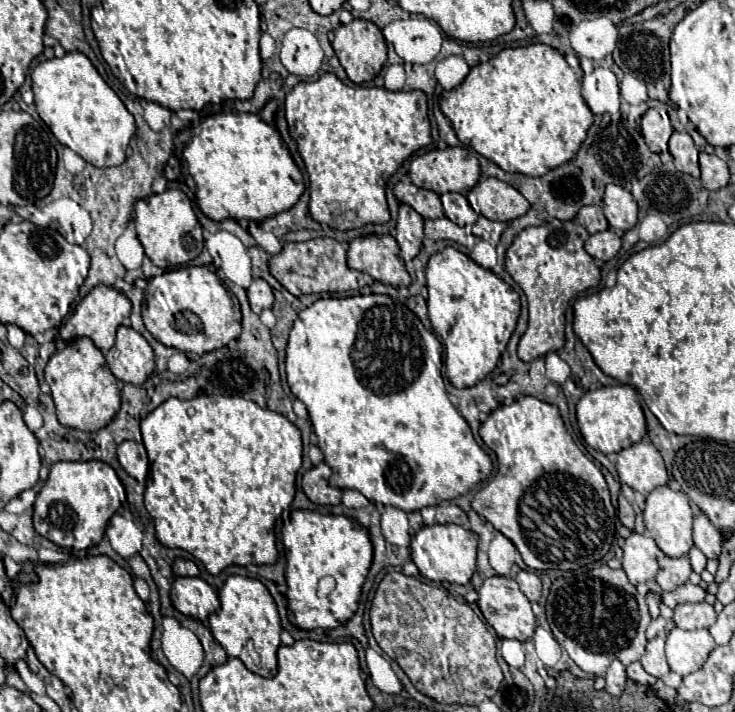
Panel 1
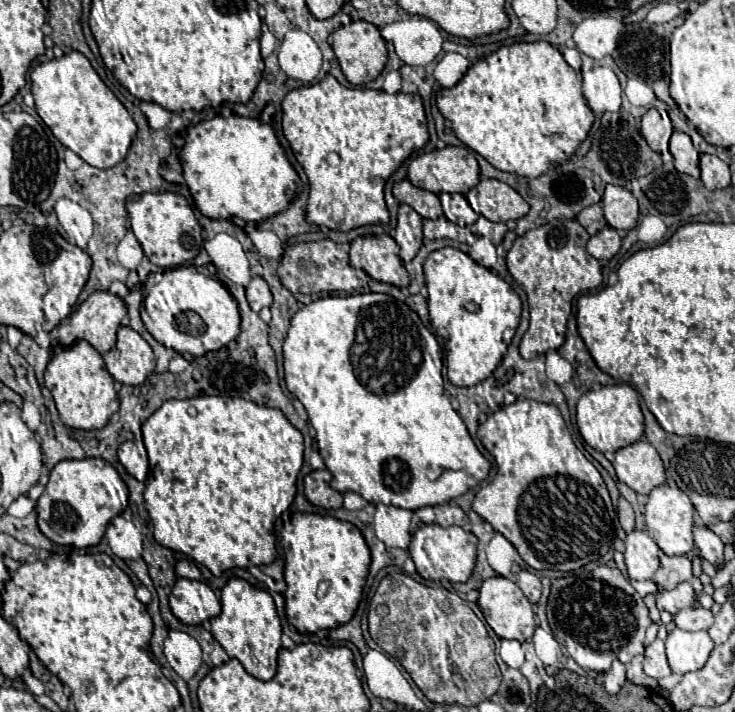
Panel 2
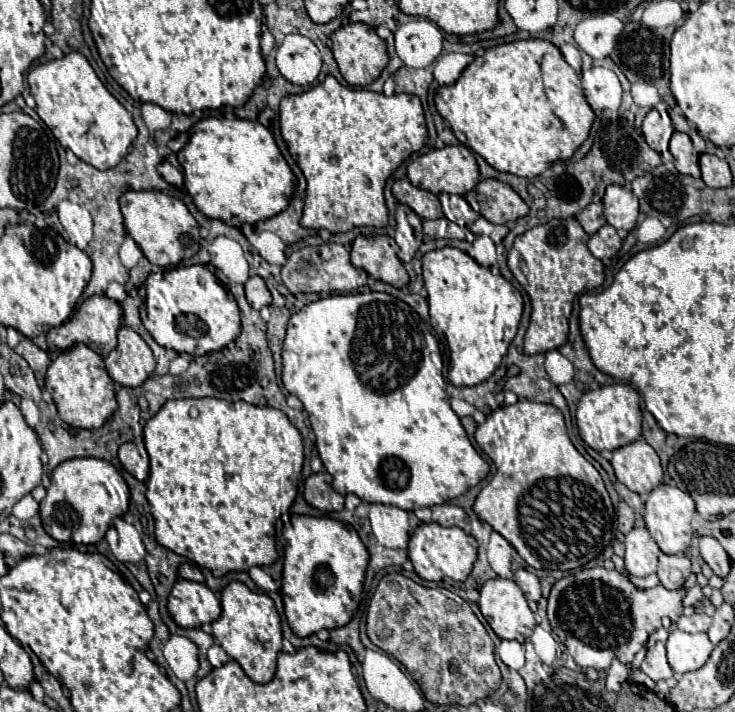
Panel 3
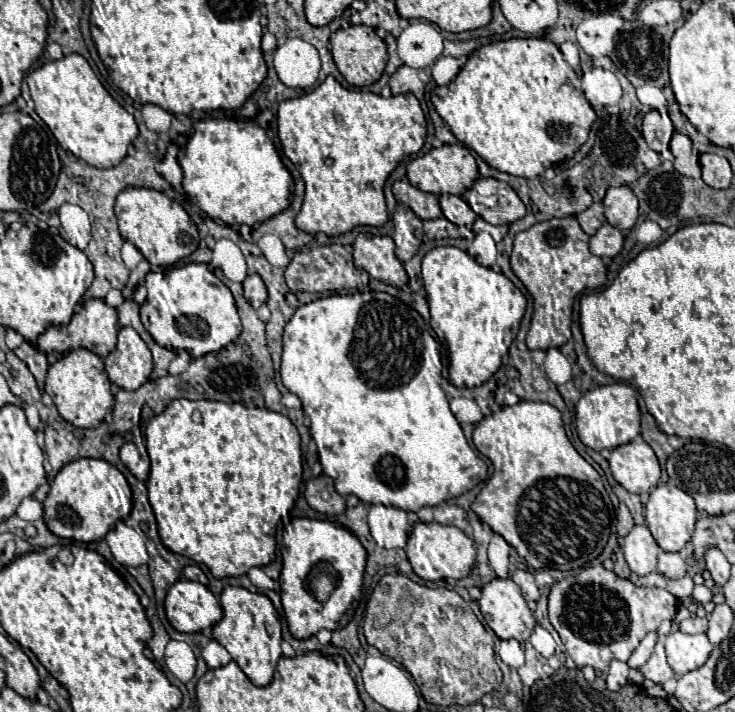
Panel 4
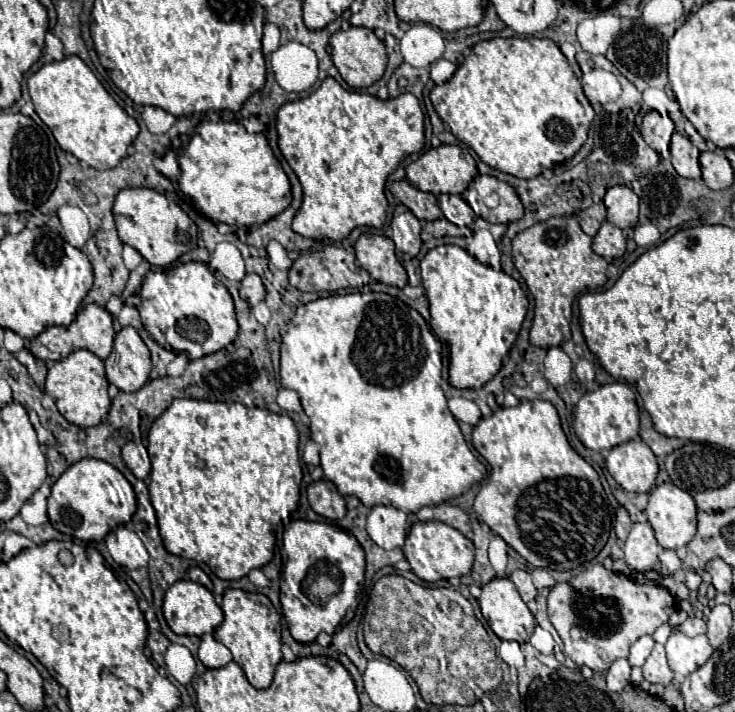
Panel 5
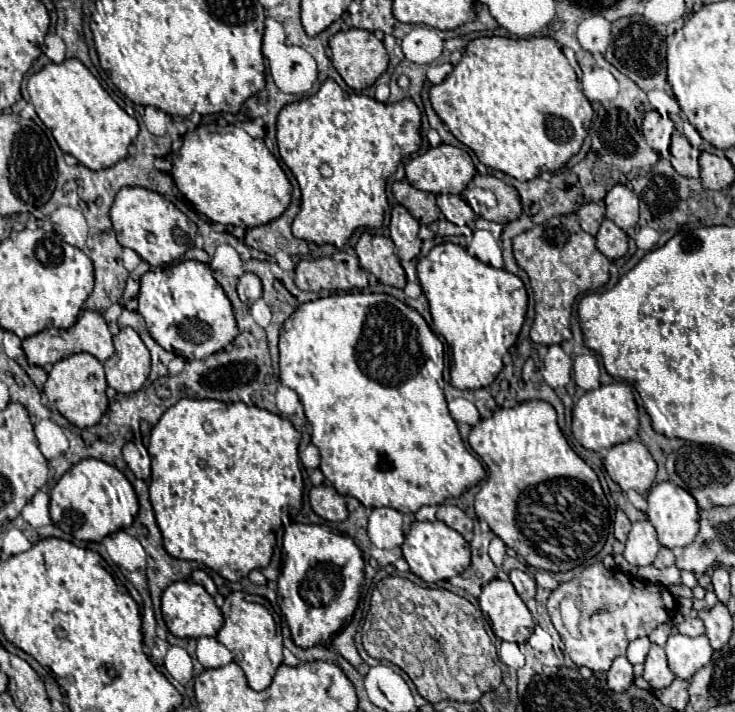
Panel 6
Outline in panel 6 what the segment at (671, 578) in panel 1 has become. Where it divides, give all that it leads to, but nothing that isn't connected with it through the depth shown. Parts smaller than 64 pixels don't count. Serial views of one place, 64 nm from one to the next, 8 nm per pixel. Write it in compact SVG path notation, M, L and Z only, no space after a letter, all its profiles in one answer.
M660 548L658 558L656 558L654 564L656 564L658 568L668 568L668 566L672 566L672 564L674 564L674 554L672 554L672 550L670 550L670 548Z

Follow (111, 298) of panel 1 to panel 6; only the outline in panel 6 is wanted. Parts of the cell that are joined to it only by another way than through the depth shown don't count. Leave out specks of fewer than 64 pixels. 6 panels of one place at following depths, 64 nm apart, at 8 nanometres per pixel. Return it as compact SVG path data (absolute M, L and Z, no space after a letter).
M82 310L82 314L78 316L74 326L70 326L70 328L46 328L36 336L26 338L22 342L22 350L28 356L28 362L32 366L46 366L46 364L56 364L58 360L62 360L70 354L76 354L76 352L90 352L100 362L104 362L112 356L114 346L112 346L112 332L110 332L104 316L100 312Z

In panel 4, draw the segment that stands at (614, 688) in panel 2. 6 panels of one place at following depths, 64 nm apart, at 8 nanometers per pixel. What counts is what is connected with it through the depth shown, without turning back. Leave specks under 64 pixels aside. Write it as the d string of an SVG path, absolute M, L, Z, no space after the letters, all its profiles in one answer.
M612 660L608 676L606 676L606 684L612 692L618 692L622 686L628 684L628 664L620 662L620 660Z

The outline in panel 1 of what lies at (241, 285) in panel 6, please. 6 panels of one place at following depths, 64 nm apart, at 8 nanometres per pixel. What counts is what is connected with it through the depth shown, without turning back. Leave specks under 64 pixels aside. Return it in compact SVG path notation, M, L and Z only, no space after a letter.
M254 280L248 288L248 300L250 300L250 306L256 314L260 314L262 310L266 308L272 308L274 304L274 294L272 294L272 288L262 280Z

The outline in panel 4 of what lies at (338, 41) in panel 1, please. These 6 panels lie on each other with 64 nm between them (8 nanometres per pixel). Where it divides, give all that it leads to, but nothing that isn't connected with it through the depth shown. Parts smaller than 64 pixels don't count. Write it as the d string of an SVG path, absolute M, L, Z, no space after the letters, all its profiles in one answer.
M348 26L348 28L340 28L330 36L330 52L334 56L334 62L340 70L340 74L344 76L344 80L352 86L370 86L374 84L388 62L388 52L386 52L386 44L384 40L374 32L374 28L368 26Z

